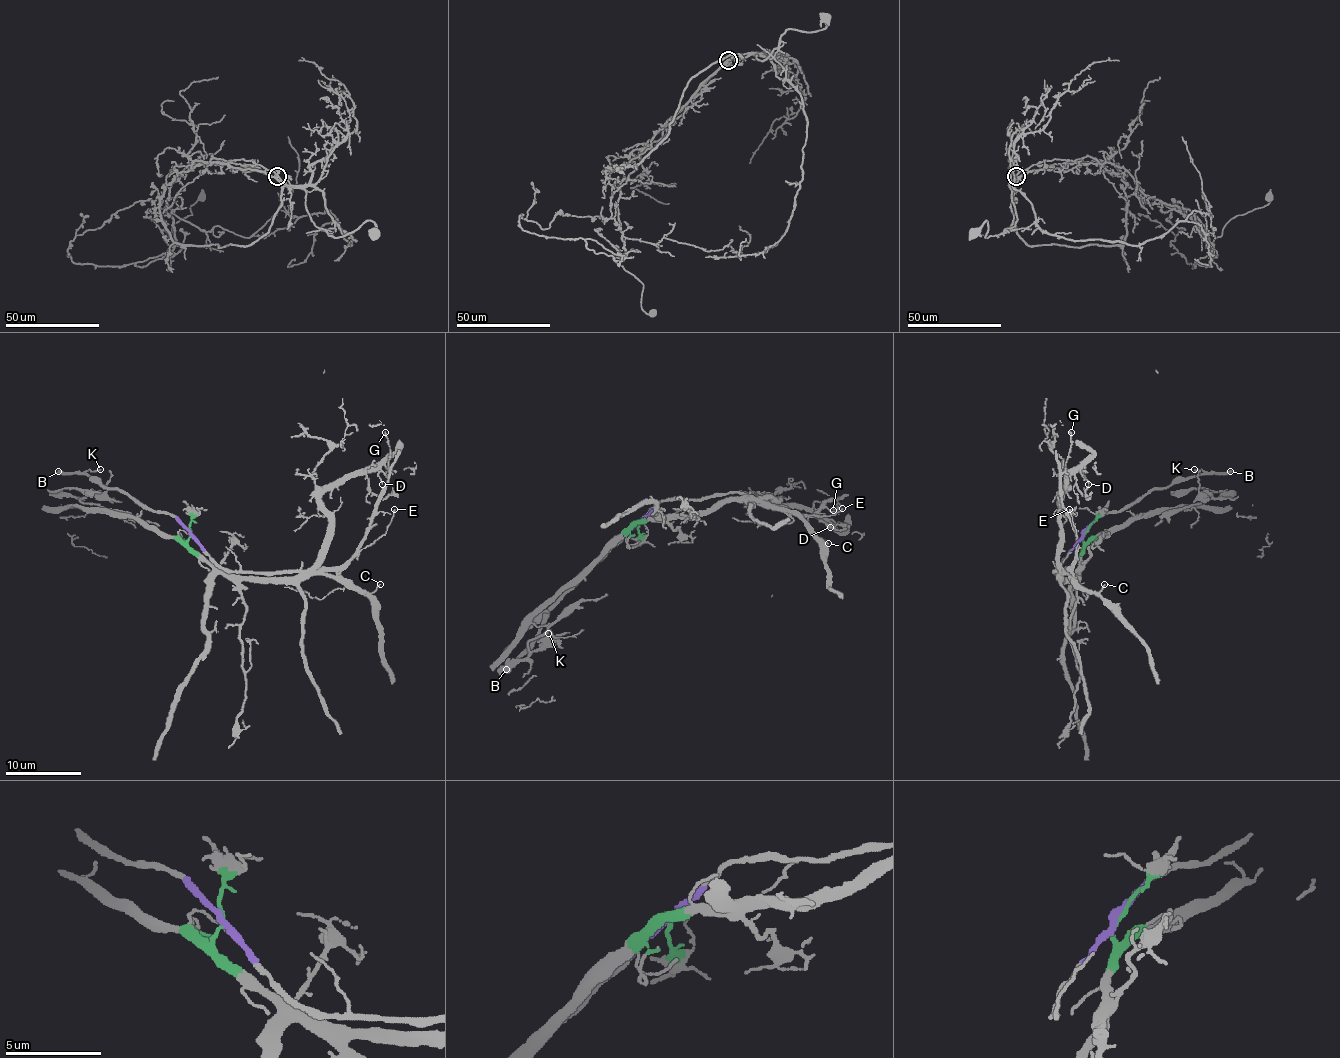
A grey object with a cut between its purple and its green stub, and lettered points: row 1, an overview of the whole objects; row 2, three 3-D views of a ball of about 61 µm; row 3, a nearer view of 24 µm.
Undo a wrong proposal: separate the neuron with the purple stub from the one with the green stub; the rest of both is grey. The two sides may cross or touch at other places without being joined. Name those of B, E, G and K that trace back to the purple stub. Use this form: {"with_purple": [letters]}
{"with_purple": ["B", "E", "G", "K"]}

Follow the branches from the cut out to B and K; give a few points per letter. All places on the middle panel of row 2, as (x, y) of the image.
B: (638, 524), (555, 605), (534, 641), (505, 670)
K: (638, 524), (549, 611), (536, 638), (549, 634)

